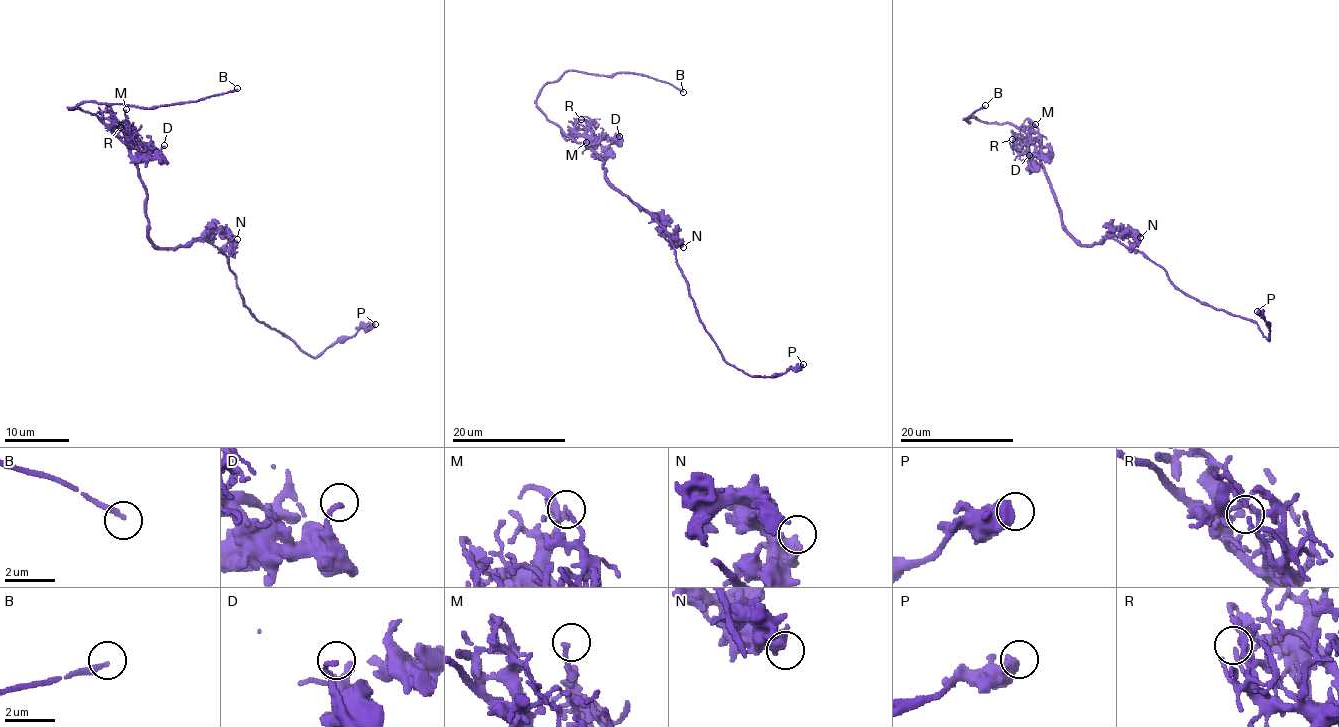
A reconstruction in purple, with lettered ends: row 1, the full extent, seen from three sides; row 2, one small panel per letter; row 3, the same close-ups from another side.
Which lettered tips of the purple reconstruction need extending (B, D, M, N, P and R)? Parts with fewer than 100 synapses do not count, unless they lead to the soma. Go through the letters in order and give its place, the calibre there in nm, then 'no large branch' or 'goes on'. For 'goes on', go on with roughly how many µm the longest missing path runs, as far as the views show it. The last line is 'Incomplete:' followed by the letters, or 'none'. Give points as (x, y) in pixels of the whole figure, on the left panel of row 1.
B: at (237, 88); 200 nm thick; goes on; about 15 µm are missing
D: at (164, 145); 200 nm thick; no large branch
M: at (126, 109); 160 nm thick; no large branch
N: at (237, 239); 480 nm thick; no large branch
P: at (375, 324); 600 nm thick; no large branch
R: at (120, 127); 130 nm thick; no large branch
Incomplete: B

